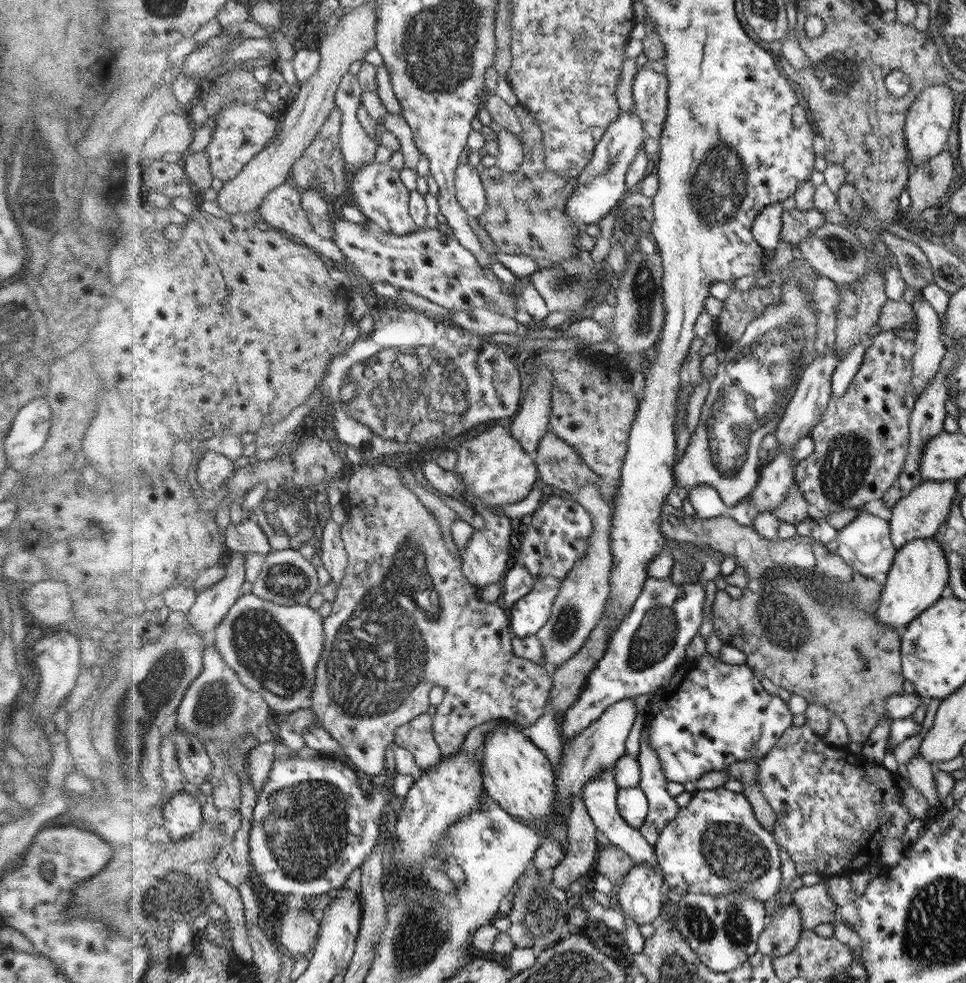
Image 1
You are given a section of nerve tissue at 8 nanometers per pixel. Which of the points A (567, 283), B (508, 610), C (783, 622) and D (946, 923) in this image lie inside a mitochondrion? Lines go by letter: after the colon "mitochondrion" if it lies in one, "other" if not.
A: mitochondrion
B: other
C: mitochondrion
D: mitochondrion

